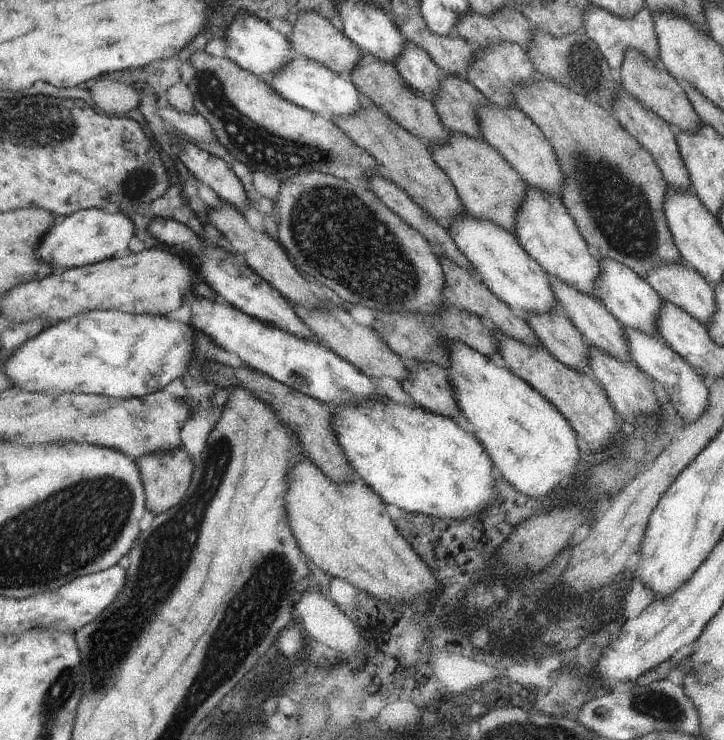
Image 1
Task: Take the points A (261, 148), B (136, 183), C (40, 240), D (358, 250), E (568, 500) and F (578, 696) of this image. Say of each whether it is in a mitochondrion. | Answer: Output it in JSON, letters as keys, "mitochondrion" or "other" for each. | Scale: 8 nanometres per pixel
{"A":"mitochondrion","B":"mitochondrion","C":"other","D":"mitochondrion","E":"other","F":"other"}

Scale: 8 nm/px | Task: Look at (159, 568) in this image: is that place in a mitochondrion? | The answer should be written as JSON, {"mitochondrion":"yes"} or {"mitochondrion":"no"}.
{"mitochondrion":"yes"}

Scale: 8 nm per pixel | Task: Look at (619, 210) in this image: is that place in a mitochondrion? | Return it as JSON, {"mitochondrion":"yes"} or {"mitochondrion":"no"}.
{"mitochondrion":"yes"}

